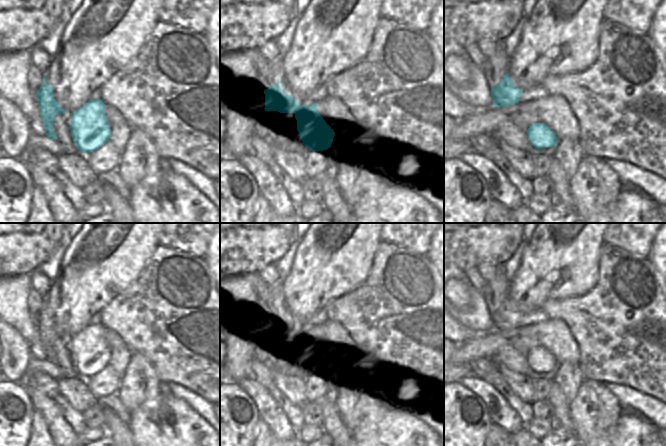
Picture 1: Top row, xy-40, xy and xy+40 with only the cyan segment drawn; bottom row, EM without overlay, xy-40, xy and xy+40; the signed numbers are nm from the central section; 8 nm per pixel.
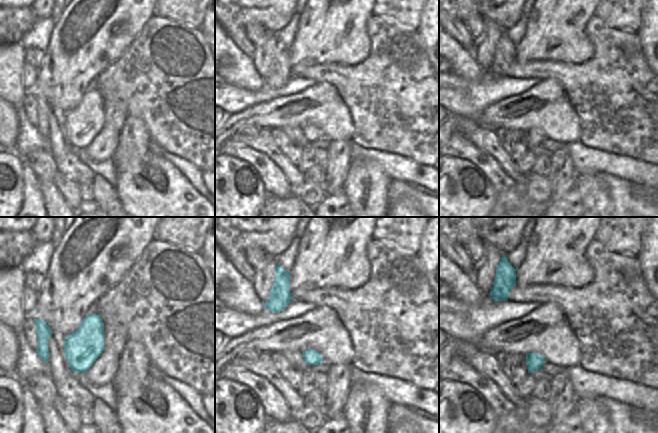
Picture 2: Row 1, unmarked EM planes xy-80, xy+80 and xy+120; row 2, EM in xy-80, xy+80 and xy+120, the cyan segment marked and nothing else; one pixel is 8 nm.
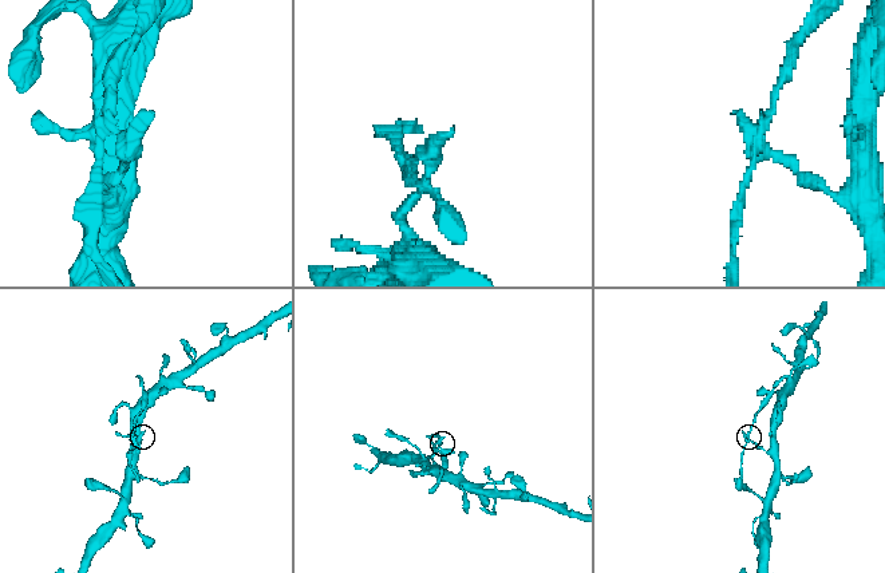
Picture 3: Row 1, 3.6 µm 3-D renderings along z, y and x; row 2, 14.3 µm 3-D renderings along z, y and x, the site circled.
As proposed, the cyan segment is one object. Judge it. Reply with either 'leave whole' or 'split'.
split

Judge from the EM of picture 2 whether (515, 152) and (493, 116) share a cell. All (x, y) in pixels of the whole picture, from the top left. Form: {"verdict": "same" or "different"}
{"verdict": "different"}

